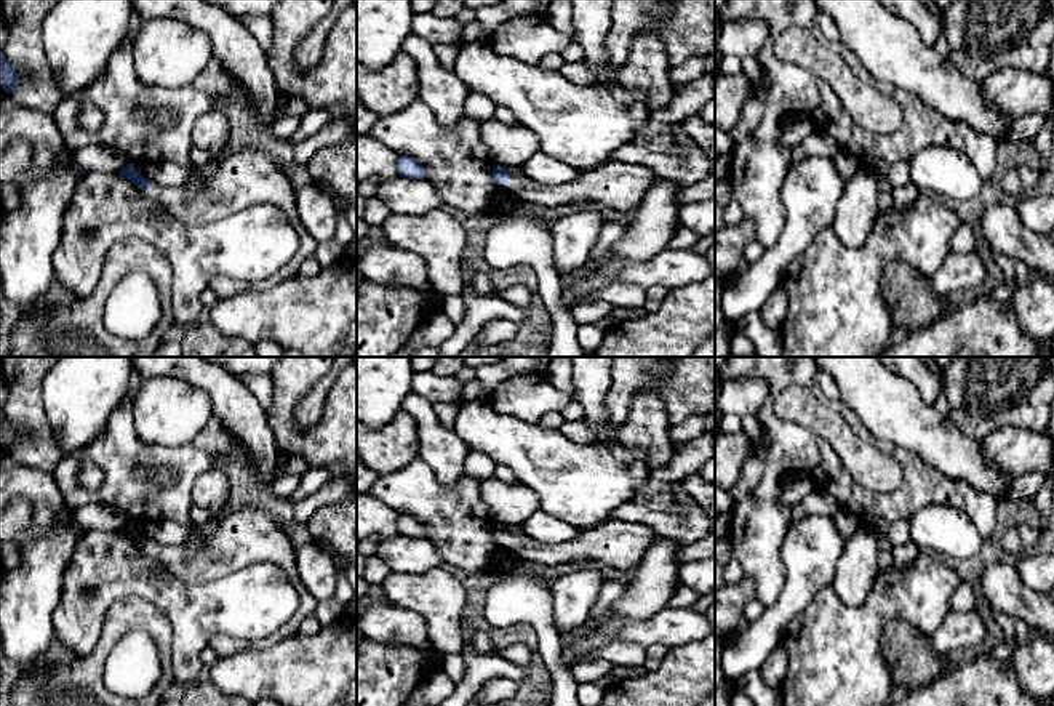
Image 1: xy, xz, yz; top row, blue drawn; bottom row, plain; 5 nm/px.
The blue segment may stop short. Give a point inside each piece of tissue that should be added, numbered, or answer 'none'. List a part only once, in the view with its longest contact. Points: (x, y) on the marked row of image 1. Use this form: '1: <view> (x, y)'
1: xz (621, 186)

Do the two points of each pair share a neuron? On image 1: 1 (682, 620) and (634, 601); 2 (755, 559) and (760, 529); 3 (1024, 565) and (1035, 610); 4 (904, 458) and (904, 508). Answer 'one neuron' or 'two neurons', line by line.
1: two neurons
2: one neuron
3: two neurons
4: one neuron

